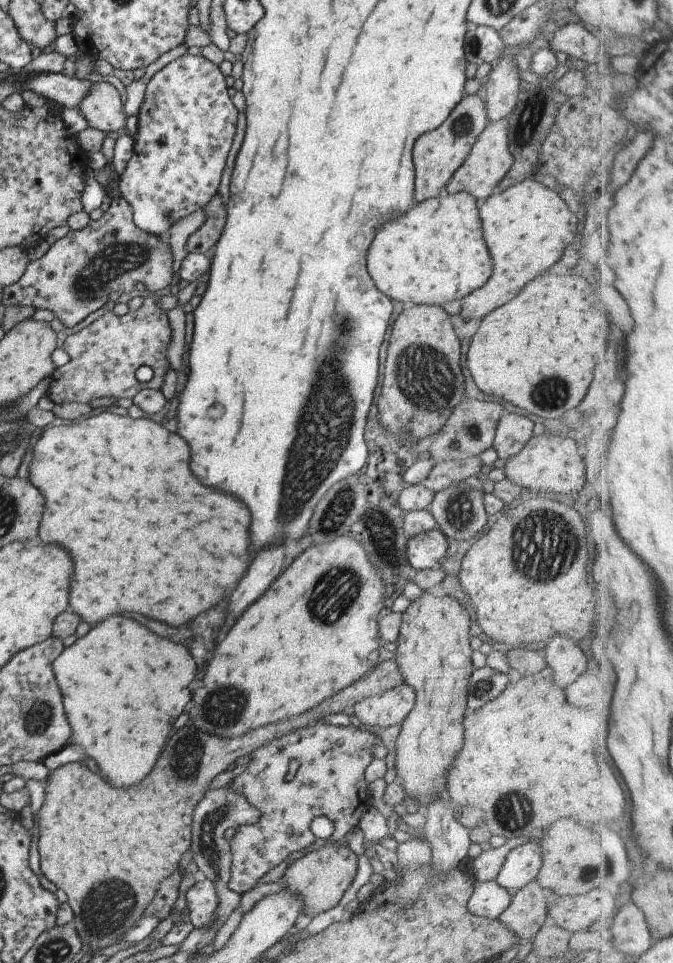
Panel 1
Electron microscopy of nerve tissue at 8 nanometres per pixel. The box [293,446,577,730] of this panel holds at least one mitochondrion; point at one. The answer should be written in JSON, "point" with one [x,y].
{"point":[347,507]}

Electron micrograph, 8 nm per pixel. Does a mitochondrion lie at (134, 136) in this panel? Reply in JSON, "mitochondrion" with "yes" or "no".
{"mitochondrion":"no"}

